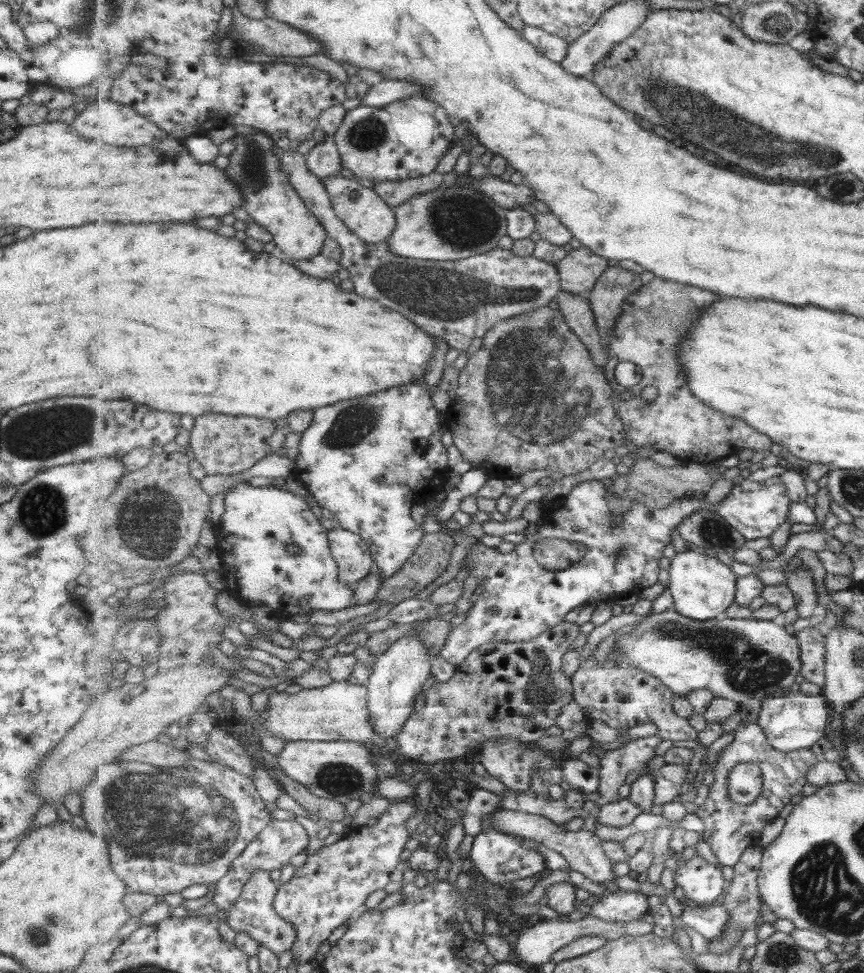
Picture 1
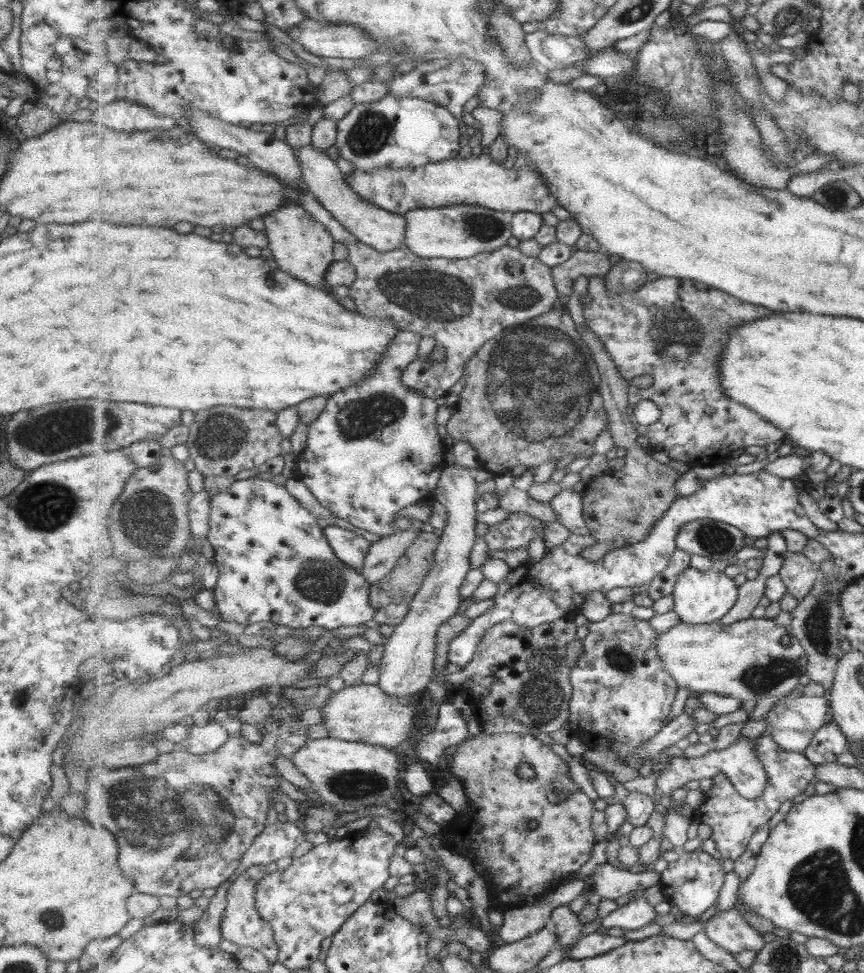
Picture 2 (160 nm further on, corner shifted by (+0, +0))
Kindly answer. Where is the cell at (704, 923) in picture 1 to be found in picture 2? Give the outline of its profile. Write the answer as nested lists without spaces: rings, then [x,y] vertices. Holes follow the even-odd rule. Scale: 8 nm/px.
[[[737,908],[724,910],[706,922],[705,932],[710,940],[732,955],[744,950],[757,954],[765,946],[761,933],[749,924]]]

